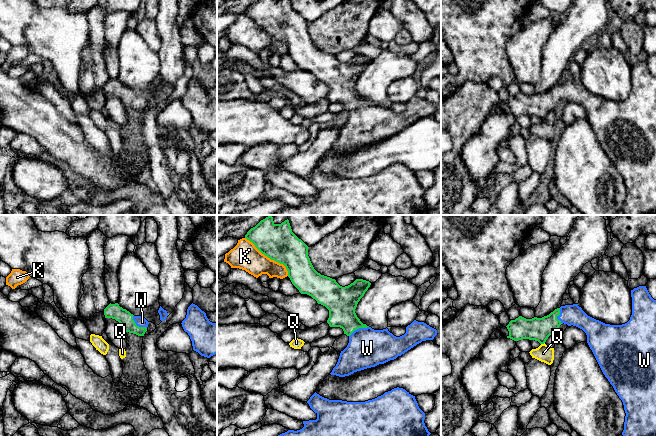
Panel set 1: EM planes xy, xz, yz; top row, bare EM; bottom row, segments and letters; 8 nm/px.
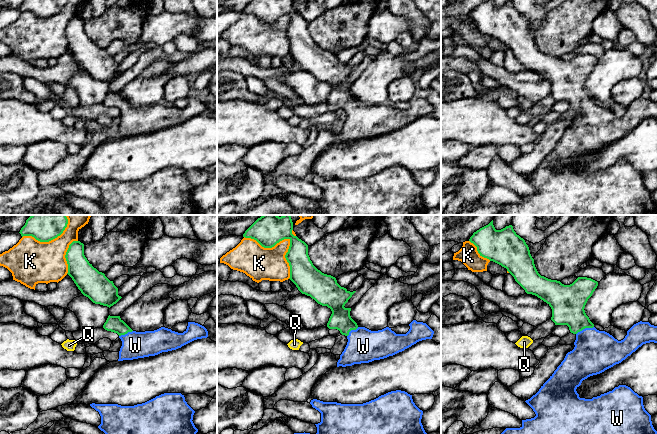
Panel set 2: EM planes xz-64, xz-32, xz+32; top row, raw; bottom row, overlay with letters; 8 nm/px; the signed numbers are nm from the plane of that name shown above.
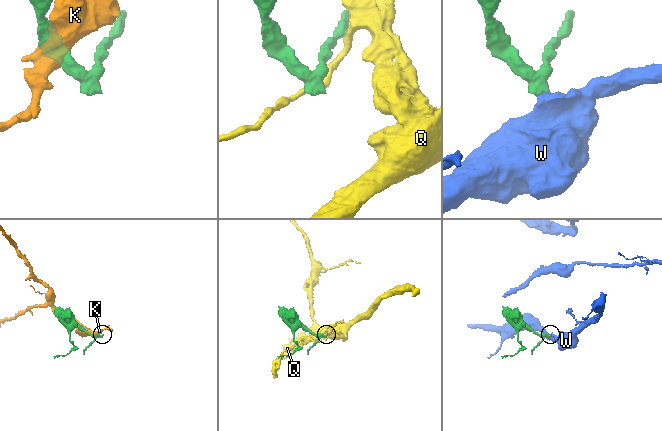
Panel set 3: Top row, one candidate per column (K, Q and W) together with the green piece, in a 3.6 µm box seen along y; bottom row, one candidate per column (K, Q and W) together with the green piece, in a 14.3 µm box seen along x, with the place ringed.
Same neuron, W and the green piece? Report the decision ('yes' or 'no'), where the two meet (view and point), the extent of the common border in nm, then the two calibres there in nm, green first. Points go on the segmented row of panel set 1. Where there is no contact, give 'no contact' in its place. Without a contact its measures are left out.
yes; contact xy (136, 325); length 160 nm; calibres 120 and 80 nm

